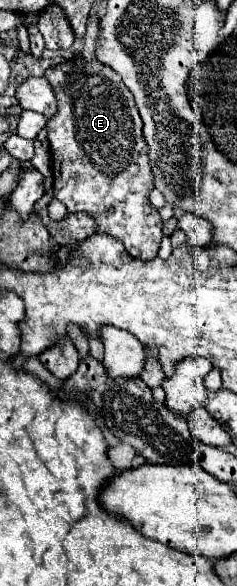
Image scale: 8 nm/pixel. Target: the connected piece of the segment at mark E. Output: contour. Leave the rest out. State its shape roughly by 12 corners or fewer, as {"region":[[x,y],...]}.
{"region":[[75,56],[43,74],[53,192],[151,260],[161,216],[121,76]]}

